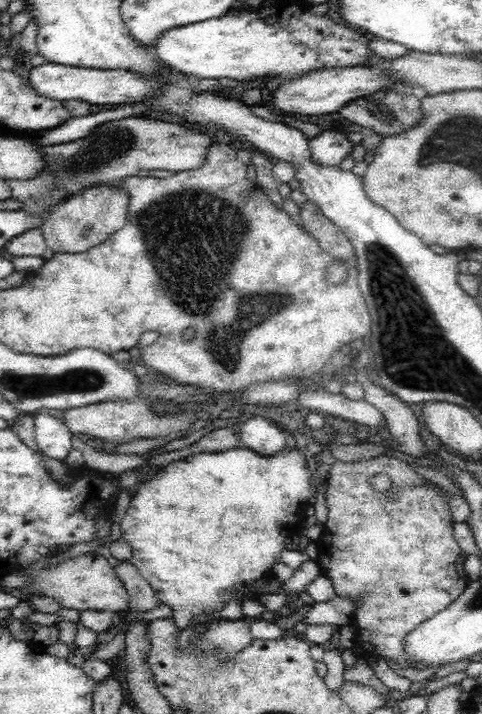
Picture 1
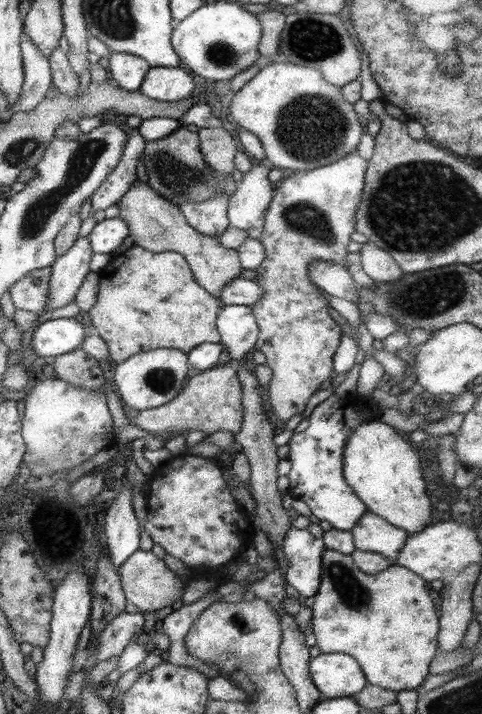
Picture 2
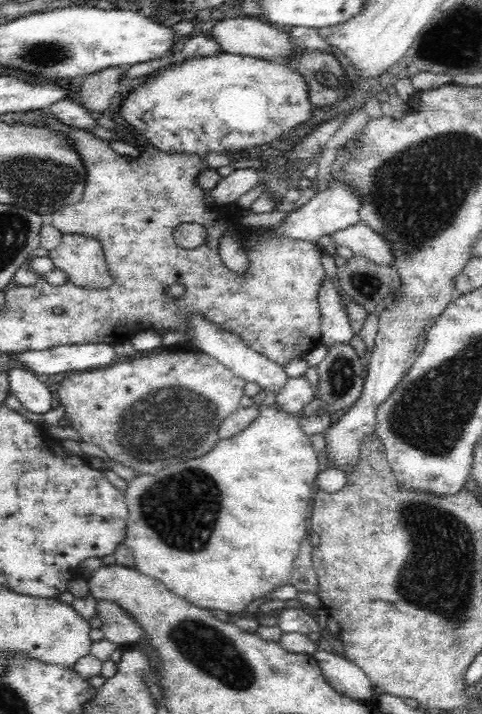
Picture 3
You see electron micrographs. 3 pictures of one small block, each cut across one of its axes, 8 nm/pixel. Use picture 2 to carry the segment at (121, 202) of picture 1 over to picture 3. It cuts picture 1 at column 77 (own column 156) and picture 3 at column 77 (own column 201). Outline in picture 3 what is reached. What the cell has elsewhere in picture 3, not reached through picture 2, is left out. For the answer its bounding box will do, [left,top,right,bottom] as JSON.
[50,234,114,290]

